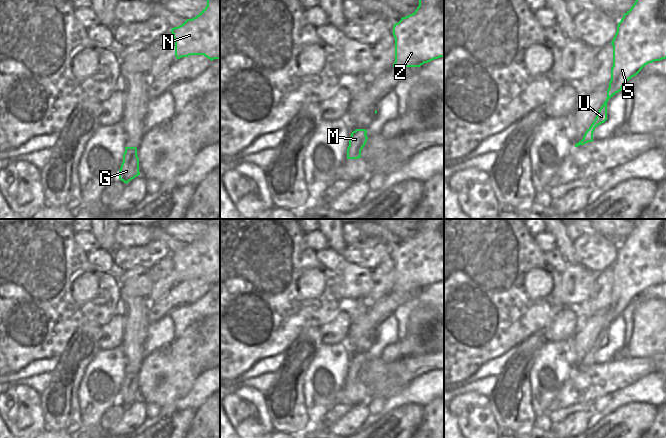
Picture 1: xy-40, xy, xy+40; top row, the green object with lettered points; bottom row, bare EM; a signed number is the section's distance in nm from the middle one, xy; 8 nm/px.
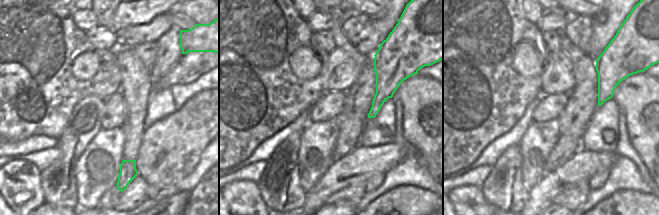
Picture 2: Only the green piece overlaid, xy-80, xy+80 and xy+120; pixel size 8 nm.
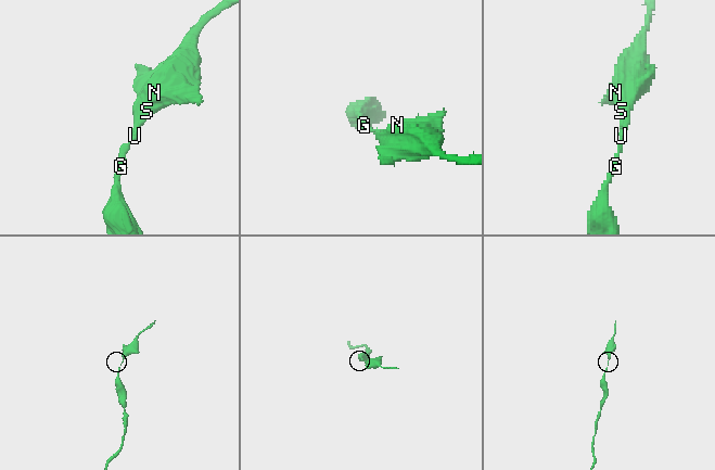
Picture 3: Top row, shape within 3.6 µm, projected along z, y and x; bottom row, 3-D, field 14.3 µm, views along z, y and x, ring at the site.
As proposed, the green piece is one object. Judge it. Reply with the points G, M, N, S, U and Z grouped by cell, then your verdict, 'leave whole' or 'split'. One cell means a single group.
G M N S U Z; leave whole

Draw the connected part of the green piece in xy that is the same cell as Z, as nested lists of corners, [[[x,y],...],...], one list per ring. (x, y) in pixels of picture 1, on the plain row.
[[[421,219],[414,237],[393,250],[393,291],[420,291],[444,281],[444,219]]]

